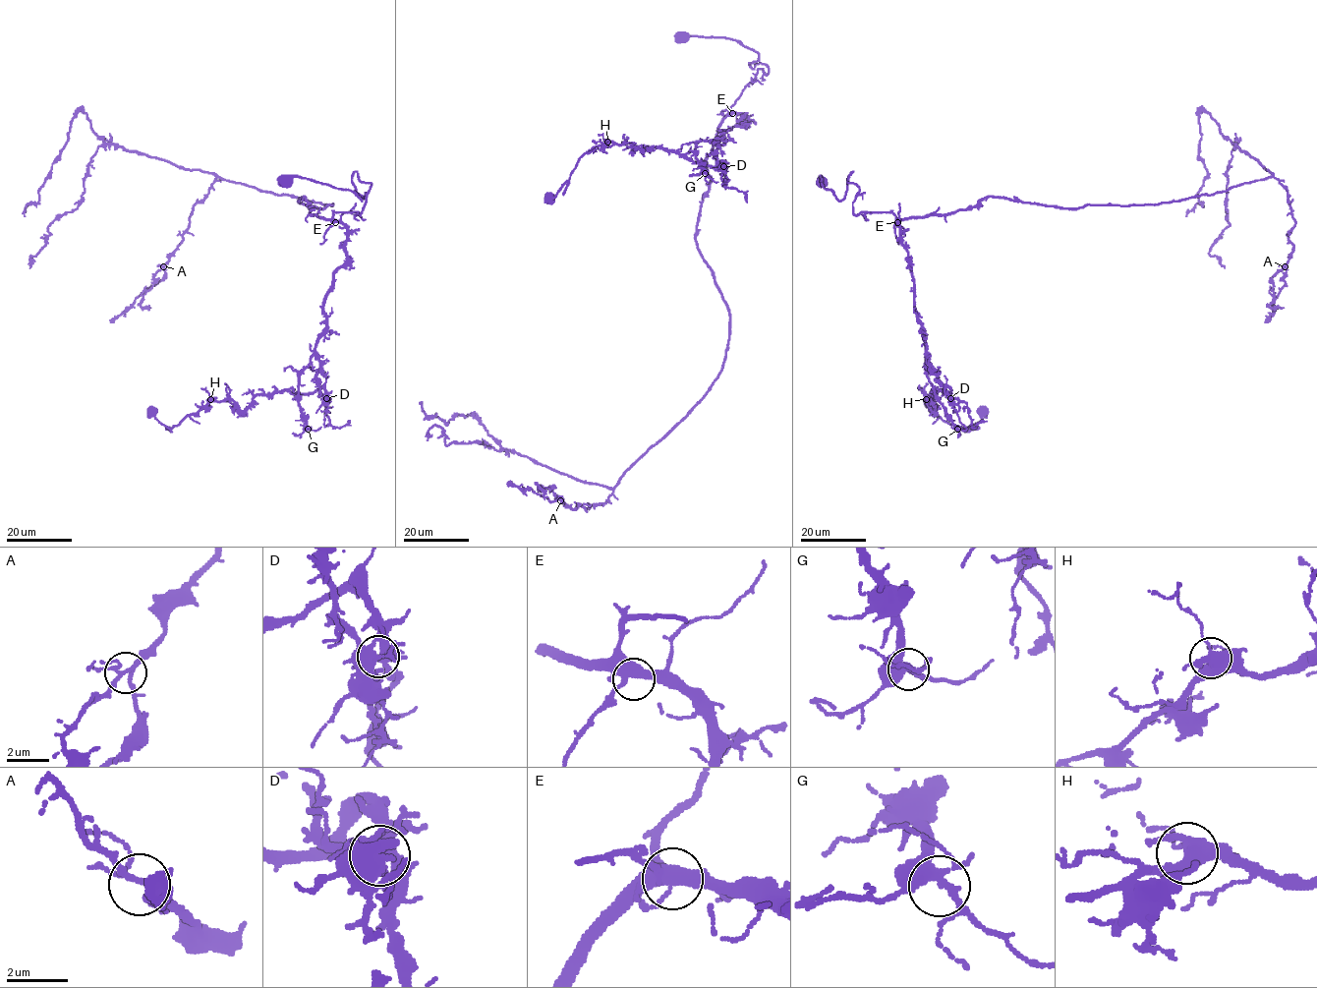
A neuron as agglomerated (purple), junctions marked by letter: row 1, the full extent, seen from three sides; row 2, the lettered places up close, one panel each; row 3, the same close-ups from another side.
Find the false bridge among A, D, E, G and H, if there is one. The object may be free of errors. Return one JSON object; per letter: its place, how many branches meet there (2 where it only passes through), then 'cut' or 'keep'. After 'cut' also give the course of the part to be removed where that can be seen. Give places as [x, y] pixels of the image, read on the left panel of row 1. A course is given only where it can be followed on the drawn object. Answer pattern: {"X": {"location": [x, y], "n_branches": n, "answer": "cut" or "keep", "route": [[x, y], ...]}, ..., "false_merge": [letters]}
{"A": {"location": [163, 266], "n_branches": 5, "answer": "keep"}, "D": {"location": [326, 398], "n_branches": 6, "answer": "cut", "route": [[326, 398], [322, 387], [257, 394], [243, 411], [232, 400], [209, 400], [170, 430], [149, 406]]}, "E": {"location": [335, 222], "n_branches": 4, "answer": "keep"}, "G": {"location": [308, 429], "n_branches": 4, "answer": "keep"}, "H": {"location": [210, 399], "n_branches": 4, "answer": "keep"}, "false_merge": ["D"]}

